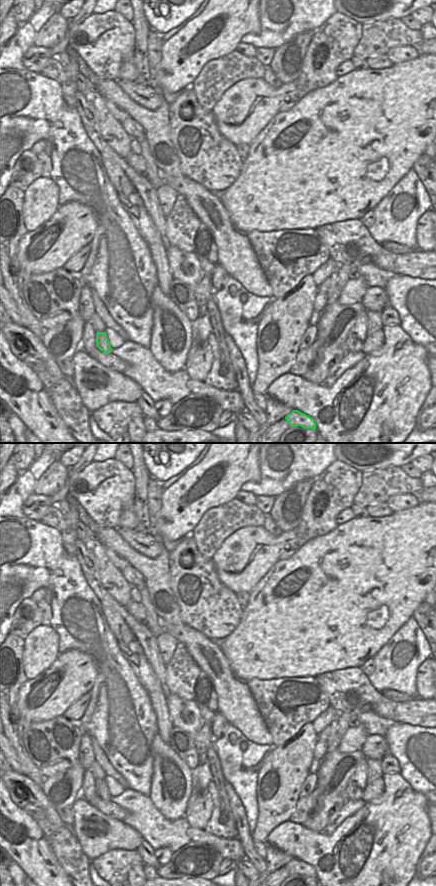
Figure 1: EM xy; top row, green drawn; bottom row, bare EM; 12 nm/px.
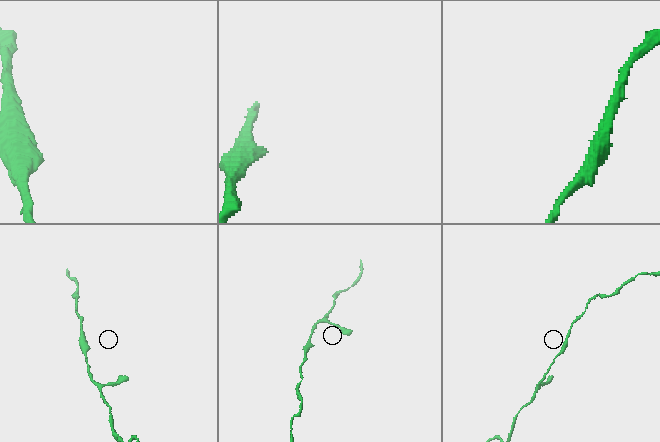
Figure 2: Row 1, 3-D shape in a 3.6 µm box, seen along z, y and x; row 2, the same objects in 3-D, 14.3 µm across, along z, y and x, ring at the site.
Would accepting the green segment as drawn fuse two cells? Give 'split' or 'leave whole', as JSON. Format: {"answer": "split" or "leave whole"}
{"answer": "leave whole"}

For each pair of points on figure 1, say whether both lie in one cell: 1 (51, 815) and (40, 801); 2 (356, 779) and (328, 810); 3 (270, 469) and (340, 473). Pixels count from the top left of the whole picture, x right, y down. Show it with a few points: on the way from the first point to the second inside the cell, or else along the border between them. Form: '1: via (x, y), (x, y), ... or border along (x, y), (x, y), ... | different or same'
1: via (50, 812), (43, 804) | same
2: border along (356, 767), (346, 789) | different
3: border along (336, 459), (315, 479) | different

